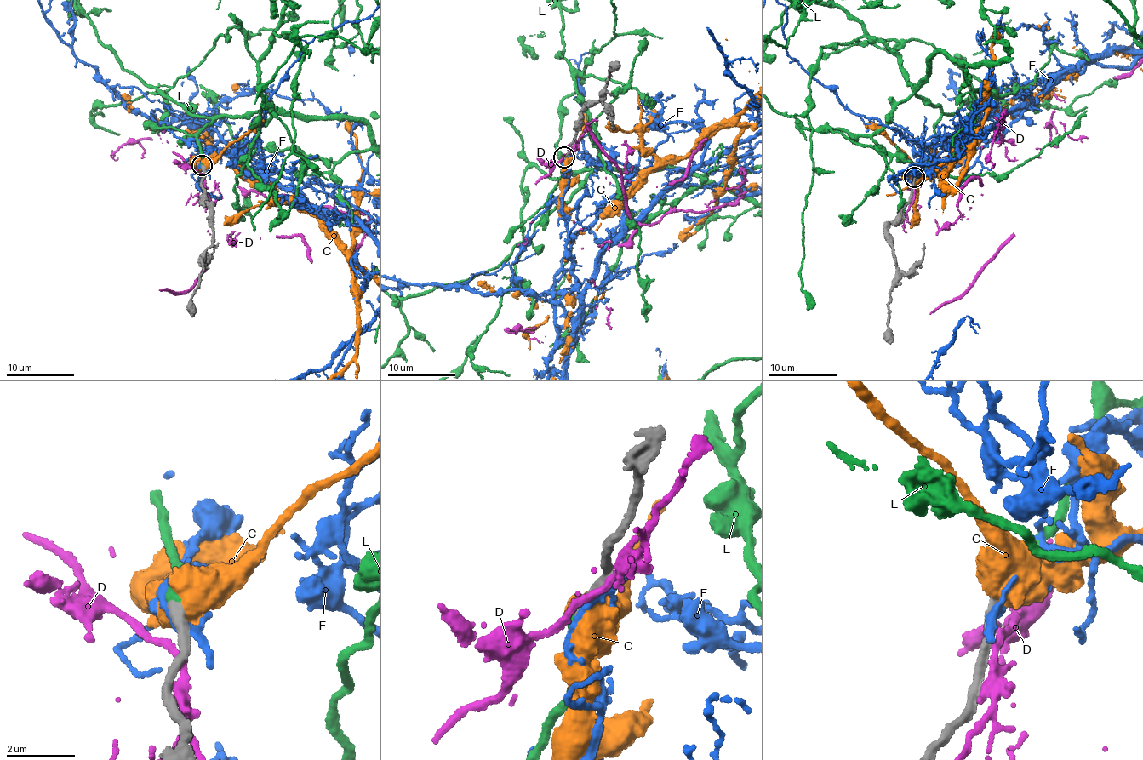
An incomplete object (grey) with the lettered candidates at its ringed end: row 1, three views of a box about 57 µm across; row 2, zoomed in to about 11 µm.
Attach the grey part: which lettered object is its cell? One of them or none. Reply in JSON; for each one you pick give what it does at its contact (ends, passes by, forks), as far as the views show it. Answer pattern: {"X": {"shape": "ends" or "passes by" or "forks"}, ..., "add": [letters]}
{"L": {"shape": "ends"}, "add": ["L"]}

